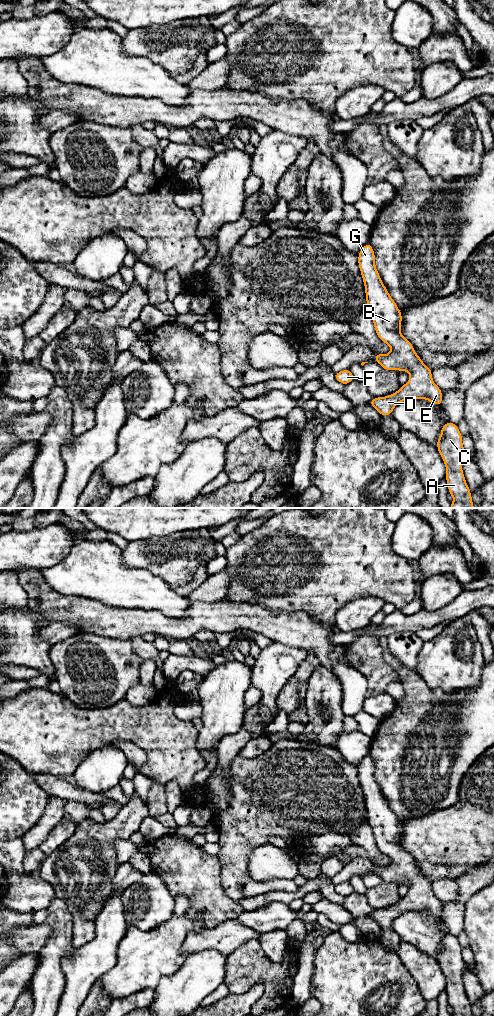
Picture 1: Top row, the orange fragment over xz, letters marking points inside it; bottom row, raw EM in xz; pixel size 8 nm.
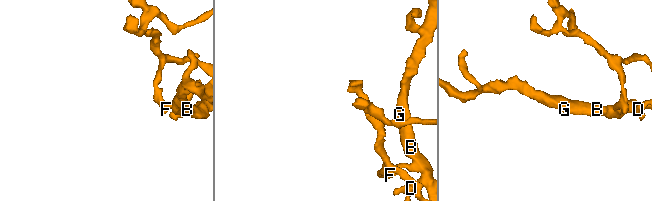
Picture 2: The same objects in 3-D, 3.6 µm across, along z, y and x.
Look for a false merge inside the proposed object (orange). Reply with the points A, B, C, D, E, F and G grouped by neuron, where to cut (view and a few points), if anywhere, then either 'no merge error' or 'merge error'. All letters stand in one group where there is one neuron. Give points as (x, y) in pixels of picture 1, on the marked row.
A B C D E F G | no cut | no merge error

